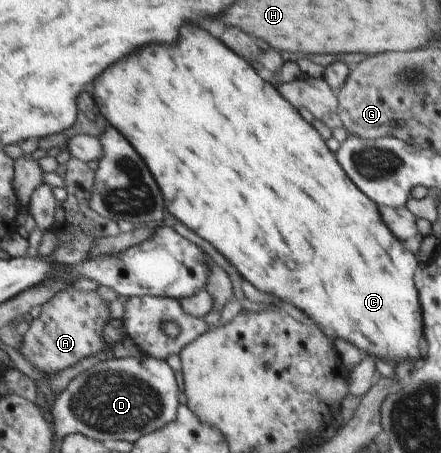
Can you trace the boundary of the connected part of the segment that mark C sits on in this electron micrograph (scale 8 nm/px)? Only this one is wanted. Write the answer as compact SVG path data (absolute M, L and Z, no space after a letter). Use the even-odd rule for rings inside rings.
M184 27L184 39L172 45L156 45L144 47L132 55L132 59L124 59L124 63L116 63L112 71L104 71L96 83L92 83L94 91L92 97L96 99L98 111L112 123L112 127L120 127L132 143L136 143L136 151L148 159L148 167L152 167L152 175L160 179L160 191L164 192L164 201L167 208L176 219L180 220L188 229L194 231L202 239L208 241L232 265L240 275L252 284L257 290L280 297L289 303L294 303L294 310L302 311L309 321L320 329L332 329L336 337L348 339L360 351L374 353L376 357L392 357L398 359L418 359L420 357L420 335L422 335L422 317L420 317L420 303L418 291L414 283L414 271L418 267L416 257L404 249L400 239L391 231L387 223L382 223L383 215L378 215L376 205L348 179L348 175L338 165L334 153L326 147L320 133L306 123L300 113L280 93L272 87L269 81L264 81L252 65L246 63L240 55L230 51L222 41L214 39L202 27ZM284 261L294 261L298 265L296 271L288 269Z

